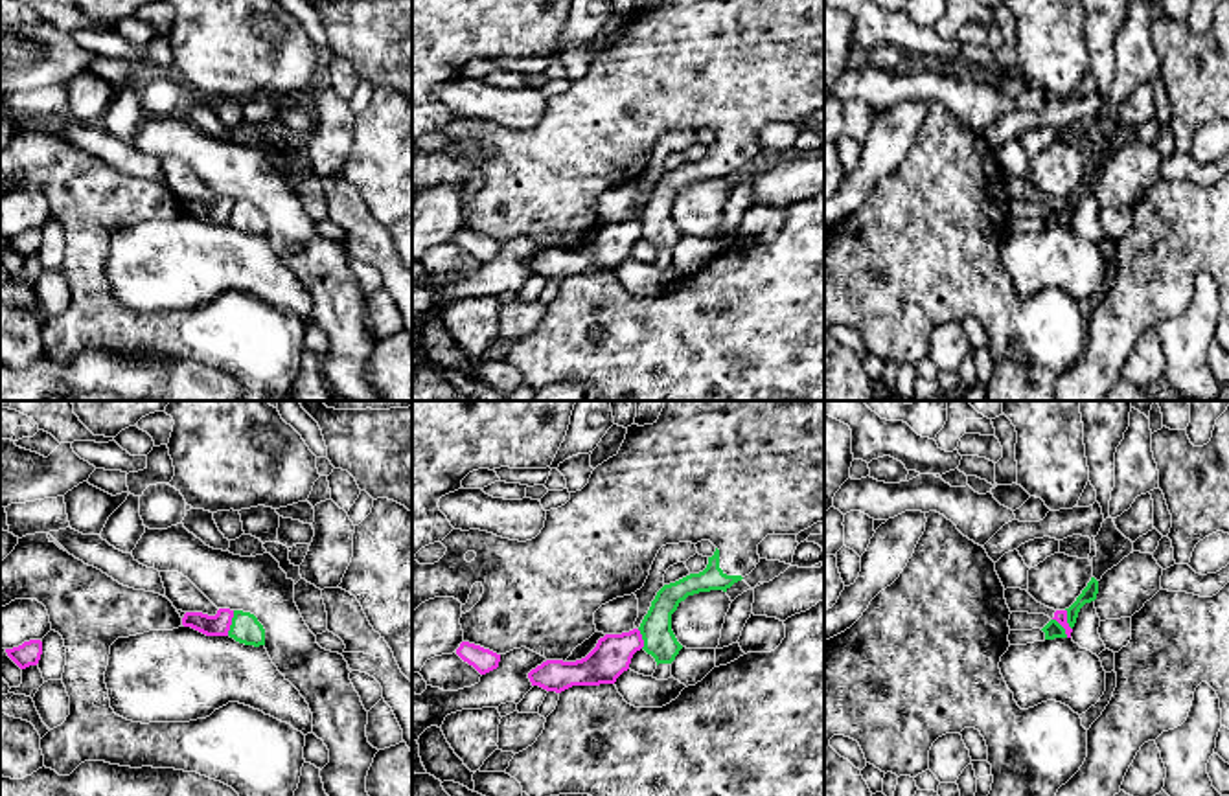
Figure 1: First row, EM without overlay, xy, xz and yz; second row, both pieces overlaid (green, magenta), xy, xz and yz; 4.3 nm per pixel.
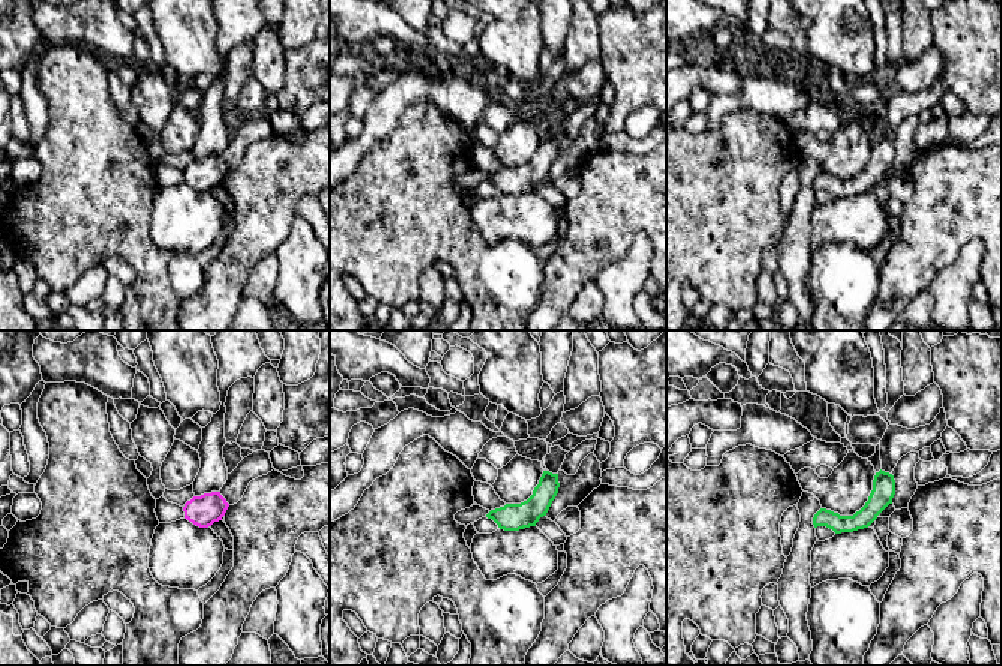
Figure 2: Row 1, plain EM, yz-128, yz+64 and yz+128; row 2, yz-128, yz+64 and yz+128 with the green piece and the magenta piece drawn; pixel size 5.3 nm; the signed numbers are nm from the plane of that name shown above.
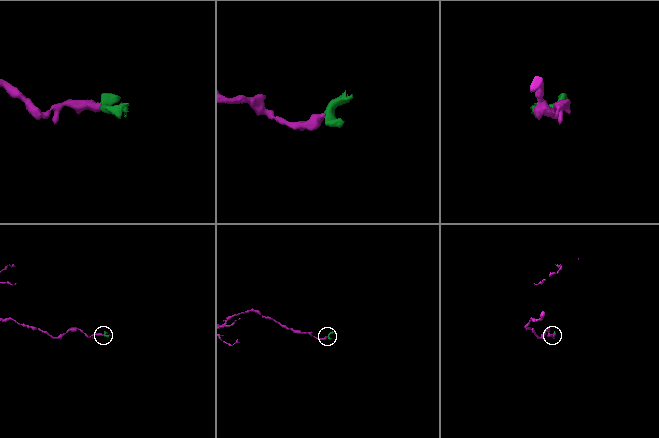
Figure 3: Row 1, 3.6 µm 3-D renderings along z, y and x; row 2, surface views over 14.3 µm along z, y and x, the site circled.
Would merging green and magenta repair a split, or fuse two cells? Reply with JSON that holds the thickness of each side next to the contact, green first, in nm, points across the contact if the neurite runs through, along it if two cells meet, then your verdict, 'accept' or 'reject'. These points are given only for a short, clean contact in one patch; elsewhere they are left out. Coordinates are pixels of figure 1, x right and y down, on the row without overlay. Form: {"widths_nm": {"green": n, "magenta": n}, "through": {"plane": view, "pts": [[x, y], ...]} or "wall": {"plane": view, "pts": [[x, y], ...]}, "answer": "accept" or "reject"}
{"widths_nm": {"green": 130, "magenta": 100}, "wall": {"plane": "xy", "pts": [[234, 199], [227, 223]]}, "answer": "reject"}

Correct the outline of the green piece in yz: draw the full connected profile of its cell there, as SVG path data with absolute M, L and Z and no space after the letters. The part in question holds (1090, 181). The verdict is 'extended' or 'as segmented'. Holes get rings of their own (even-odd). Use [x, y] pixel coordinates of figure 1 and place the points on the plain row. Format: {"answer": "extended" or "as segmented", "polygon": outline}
{"answer": "as segmented", "polygon": "M1091 165L1091 169L1087 171L1087 175L1082 178L1082 182L1076 186L1076 189L1065 197L1067 199L1067 211L1073 217L1078 206L1080 197L1085 191L1091 191L1097 188L1098 182L1098 169L1095 165Z"}

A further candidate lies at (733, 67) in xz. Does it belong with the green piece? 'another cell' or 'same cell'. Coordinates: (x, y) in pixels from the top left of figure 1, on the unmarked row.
same cell

